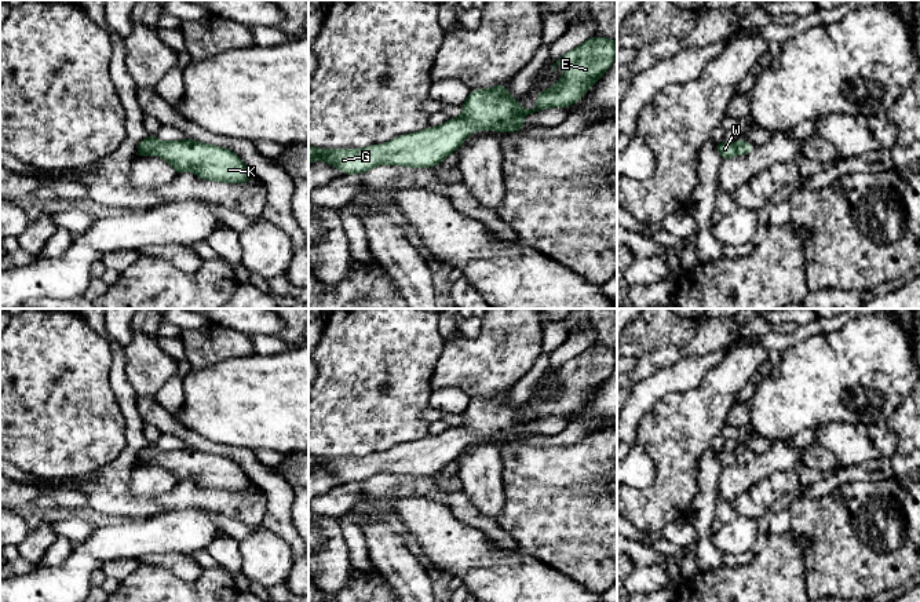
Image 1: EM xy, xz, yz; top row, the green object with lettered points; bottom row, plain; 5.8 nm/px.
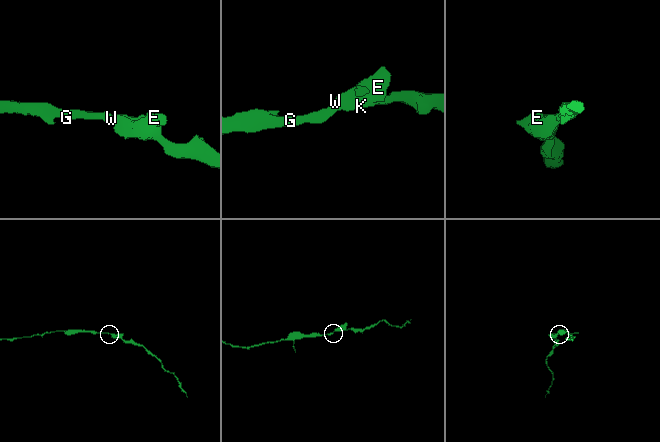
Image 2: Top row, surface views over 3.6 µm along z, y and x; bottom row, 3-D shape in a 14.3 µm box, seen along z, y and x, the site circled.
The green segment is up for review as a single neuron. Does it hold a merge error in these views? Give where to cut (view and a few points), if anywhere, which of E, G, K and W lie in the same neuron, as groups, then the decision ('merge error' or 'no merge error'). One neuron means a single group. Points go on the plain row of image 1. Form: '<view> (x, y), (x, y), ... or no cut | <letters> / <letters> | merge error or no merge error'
no cut | E G K W | no merge error

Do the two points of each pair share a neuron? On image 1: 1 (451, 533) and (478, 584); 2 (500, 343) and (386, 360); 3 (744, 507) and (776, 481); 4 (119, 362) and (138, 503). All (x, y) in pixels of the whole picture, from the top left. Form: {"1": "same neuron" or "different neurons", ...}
{"1": "same neuron", "2": "different neurons", "3": "same neuron", "4": "same neuron"}

